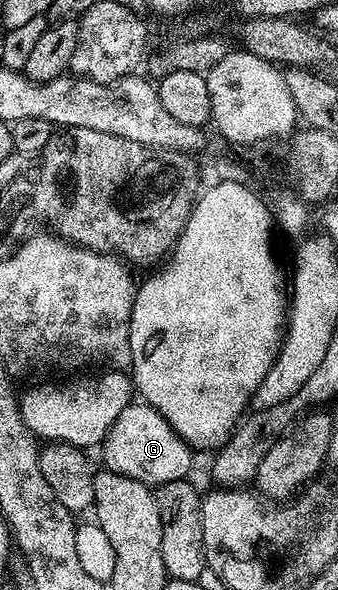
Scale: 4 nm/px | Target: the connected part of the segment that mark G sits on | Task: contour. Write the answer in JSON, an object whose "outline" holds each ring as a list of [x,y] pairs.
{"outline":[[[141,400],[130,402],[127,408],[123,408],[123,412],[119,412],[119,420],[115,420],[115,424],[111,424],[103,443],[103,449],[105,449],[104,465],[108,469],[119,472],[131,480],[139,480],[144,486],[150,488],[162,486],[171,480],[188,479],[190,477],[189,473],[193,470],[194,451],[189,443],[184,442],[175,433],[171,424],[167,424],[167,420],[163,420],[159,411],[146,406],[144,401]]]}

